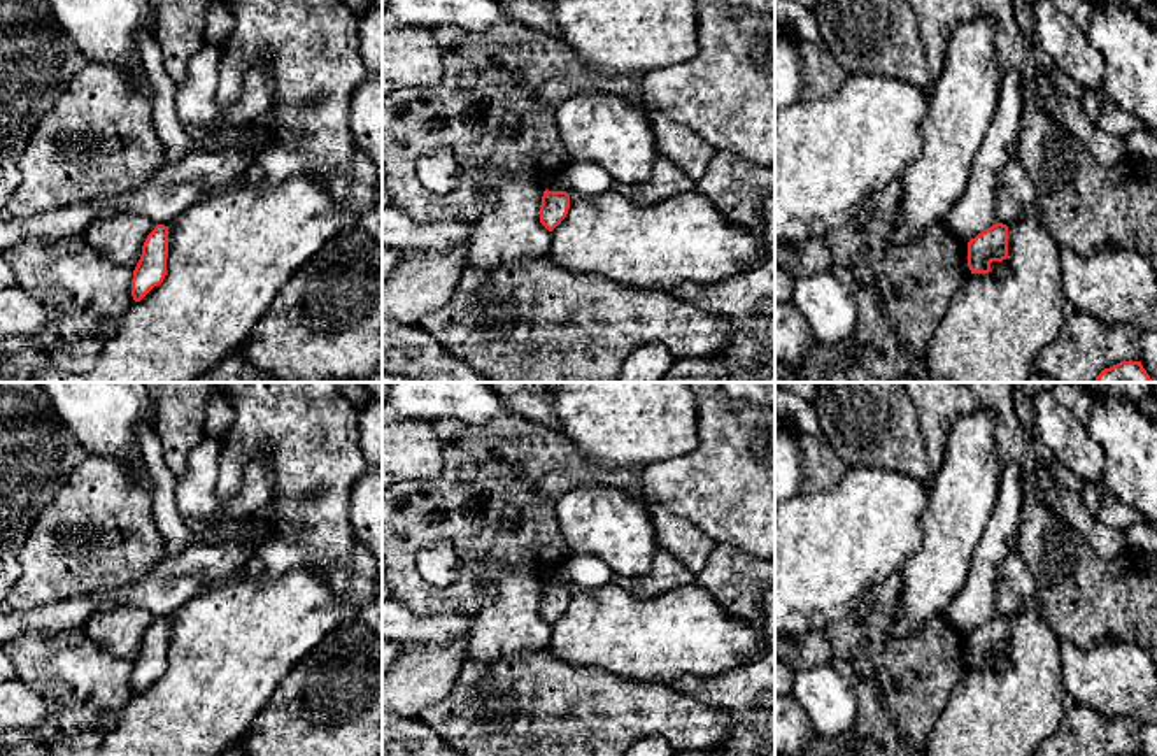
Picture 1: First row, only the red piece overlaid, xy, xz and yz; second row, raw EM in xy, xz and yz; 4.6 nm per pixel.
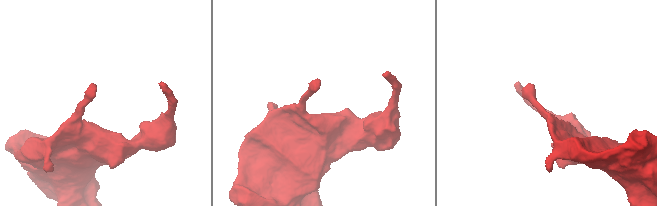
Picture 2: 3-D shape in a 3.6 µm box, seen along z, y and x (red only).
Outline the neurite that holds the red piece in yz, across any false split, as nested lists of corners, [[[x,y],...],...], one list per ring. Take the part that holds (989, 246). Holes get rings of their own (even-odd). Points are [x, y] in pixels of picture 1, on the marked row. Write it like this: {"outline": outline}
{"outline": [[[996,223],[968,242],[968,267],[971,274],[989,274],[992,261],[1008,258],[1008,226]]]}

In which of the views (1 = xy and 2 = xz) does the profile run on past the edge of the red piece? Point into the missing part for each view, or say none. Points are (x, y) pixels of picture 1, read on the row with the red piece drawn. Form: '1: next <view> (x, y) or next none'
1: next none
2: next none

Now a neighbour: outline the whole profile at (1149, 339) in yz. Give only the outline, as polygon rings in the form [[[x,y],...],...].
[[[1148,330],[1139,333],[1141,342],[1141,365],[1150,375],[1152,382],[1157,382],[1157,332]]]

